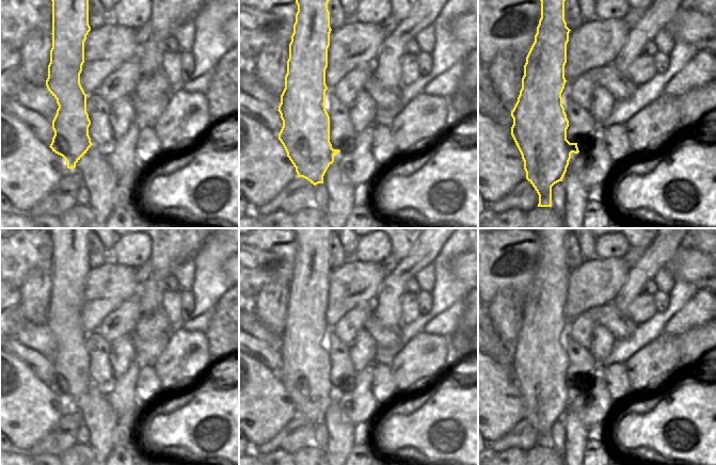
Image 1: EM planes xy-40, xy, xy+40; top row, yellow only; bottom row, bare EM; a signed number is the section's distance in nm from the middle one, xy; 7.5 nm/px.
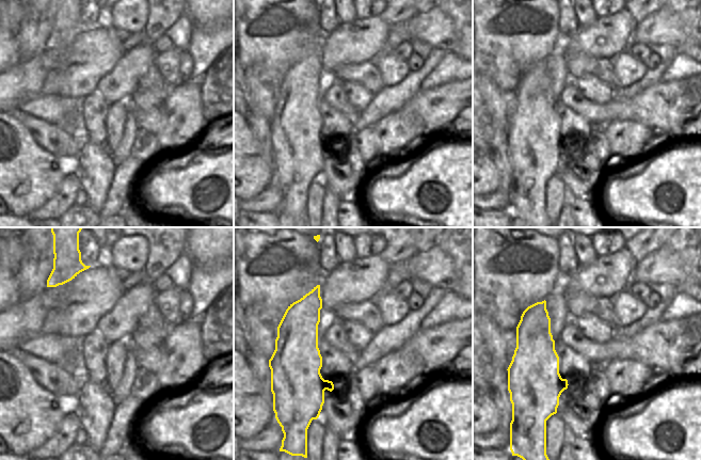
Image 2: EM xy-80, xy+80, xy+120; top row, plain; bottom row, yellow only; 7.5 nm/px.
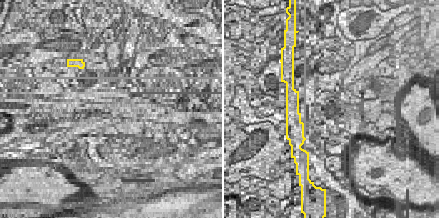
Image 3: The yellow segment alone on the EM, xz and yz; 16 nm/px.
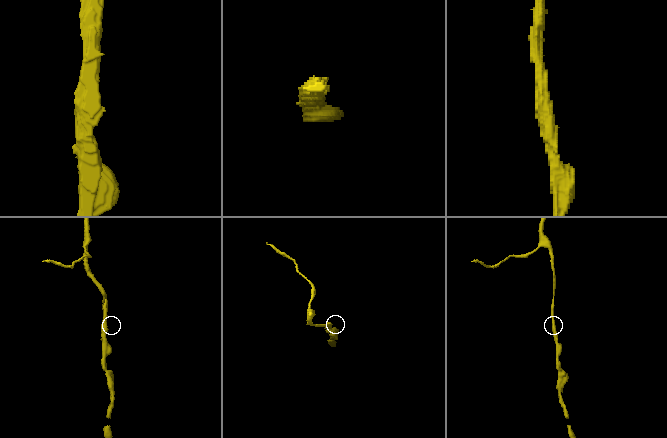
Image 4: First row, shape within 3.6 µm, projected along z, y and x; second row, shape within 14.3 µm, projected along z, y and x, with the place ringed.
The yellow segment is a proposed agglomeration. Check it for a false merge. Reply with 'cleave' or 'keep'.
keep

